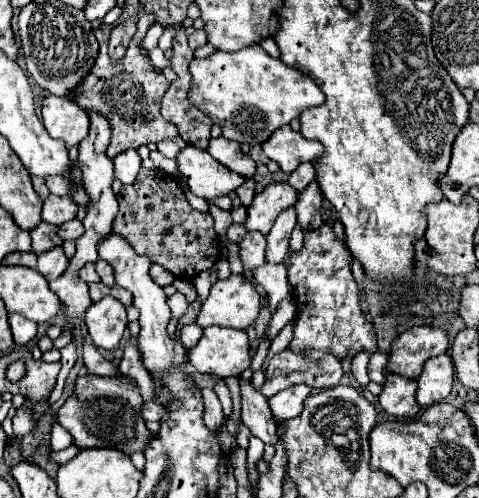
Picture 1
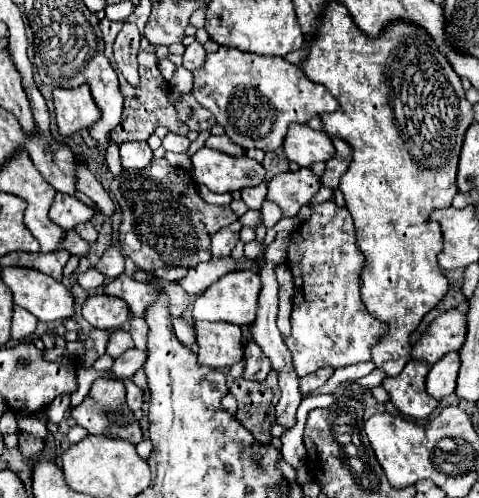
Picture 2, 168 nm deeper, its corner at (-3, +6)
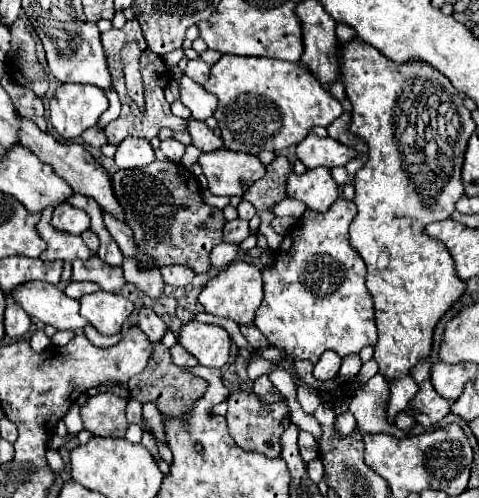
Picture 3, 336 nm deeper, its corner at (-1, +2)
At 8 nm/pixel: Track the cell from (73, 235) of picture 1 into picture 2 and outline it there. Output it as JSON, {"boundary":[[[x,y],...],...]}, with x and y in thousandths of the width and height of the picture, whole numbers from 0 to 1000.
{"boundary":[[[175,446],[175,450],[167,450],[167,454],[159,454],[154,458],[180,486],[200,486],[200,474],[205,474],[205,466],[200,466],[200,458],[192,454],[192,446]]]}

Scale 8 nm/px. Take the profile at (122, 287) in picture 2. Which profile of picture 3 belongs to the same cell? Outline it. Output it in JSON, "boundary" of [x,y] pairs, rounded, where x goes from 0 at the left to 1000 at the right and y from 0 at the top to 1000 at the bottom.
{"boundary":[[[301,618],[292,622],[292,635],[288,635],[288,655],[296,659],[296,667],[309,675],[313,687],[334,687],[347,671],[347,651],[342,643],[313,618]]]}

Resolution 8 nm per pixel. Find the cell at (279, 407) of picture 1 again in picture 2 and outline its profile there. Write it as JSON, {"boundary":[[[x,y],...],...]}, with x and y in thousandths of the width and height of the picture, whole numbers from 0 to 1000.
{"boundary":[[[668,739],[664,747],[651,747],[651,751],[643,751],[643,755],[630,755],[626,759],[626,791],[630,795],[643,795],[643,791],[651,791],[656,783],[664,783],[664,779],[672,779],[681,767],[685,767],[685,759],[693,755],[693,739]]]}

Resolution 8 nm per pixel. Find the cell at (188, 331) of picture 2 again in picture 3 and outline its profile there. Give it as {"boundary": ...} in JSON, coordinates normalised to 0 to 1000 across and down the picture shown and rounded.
{"boundary":[[[372,691],[355,703],[355,711],[359,711],[359,727],[367,735],[376,735],[376,739],[405,739],[413,731],[409,719],[397,707],[388,707],[380,695],[372,695]]]}

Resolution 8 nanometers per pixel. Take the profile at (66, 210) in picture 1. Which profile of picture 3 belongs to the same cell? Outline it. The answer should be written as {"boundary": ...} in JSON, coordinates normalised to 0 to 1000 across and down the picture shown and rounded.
{"boundary":[[[129,410],[129,414],[117,414],[104,450],[117,462],[129,462],[142,470],[171,470],[175,462],[188,458],[188,434],[167,418],[154,418],[146,410]]]}

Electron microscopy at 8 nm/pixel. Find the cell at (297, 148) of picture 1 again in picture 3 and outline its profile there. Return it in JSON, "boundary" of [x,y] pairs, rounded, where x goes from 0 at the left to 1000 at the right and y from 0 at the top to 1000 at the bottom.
{"boundary":[[[643,269],[622,289],[618,313],[639,329],[639,337],[664,337],[664,333],[697,337],[697,333],[722,333],[735,317],[747,313],[747,305],[731,293],[714,293],[701,281]]]}

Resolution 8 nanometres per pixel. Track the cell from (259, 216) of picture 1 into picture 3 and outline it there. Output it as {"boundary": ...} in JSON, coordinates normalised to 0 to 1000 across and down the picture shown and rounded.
{"boundary":[[[647,337],[635,349],[610,345],[597,382],[605,398],[622,398],[664,426],[681,426],[710,394],[710,378],[685,337]]]}

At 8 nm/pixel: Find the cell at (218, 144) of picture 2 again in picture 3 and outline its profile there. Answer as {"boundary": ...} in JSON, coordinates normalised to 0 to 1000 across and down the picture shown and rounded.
{"boundary":[[[397,237],[397,241],[392,241],[392,269],[401,273],[401,289],[405,289],[409,297],[418,297],[422,305],[443,305],[443,301],[468,297],[463,277],[451,273],[451,269],[430,253],[430,245],[418,245],[418,241]]]}

